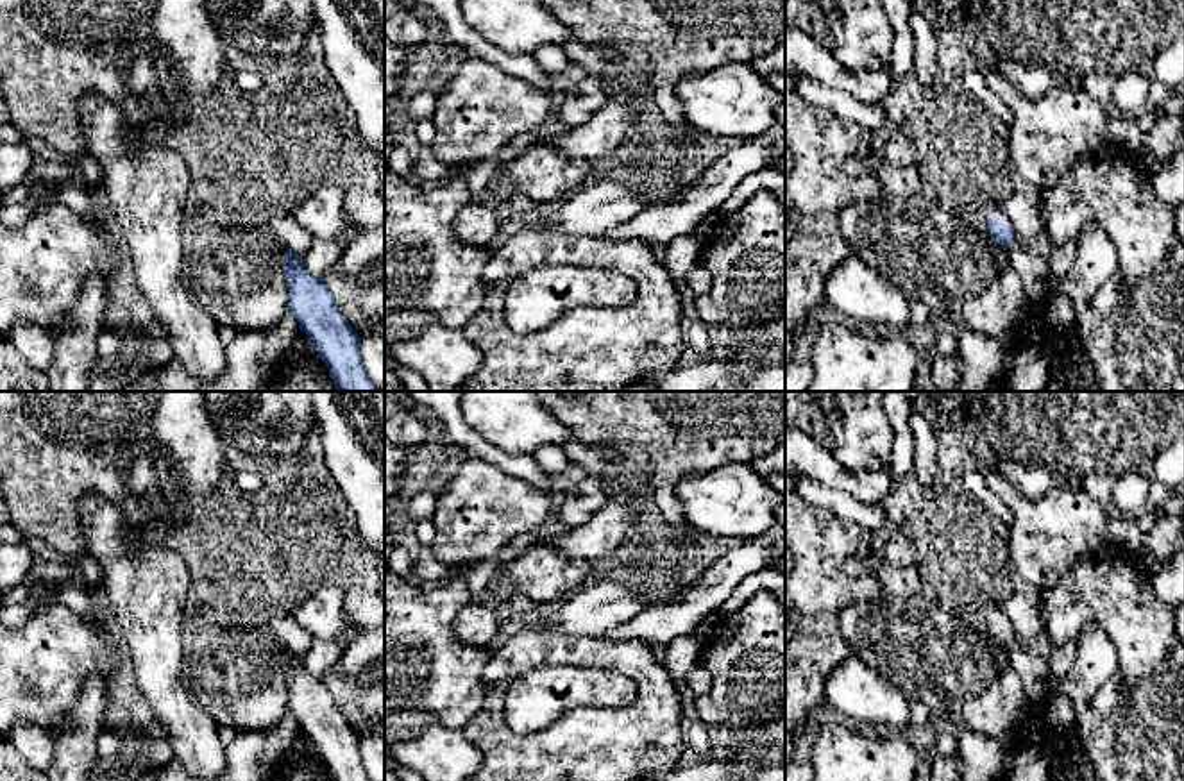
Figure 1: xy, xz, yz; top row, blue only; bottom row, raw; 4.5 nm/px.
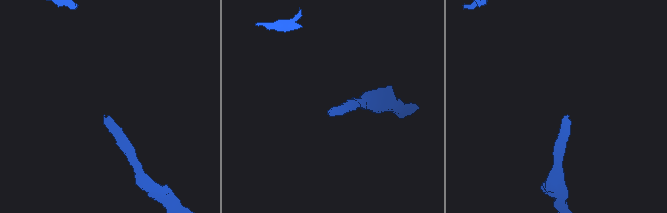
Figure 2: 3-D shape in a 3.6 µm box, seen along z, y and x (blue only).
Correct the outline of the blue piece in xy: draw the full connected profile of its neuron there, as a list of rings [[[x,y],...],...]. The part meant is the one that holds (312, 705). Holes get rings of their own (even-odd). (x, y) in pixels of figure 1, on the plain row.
[[[284,652],[288,711],[299,722],[331,772],[331,781],[368,781],[359,756],[359,736],[338,710],[326,683],[309,676],[299,654]]]

